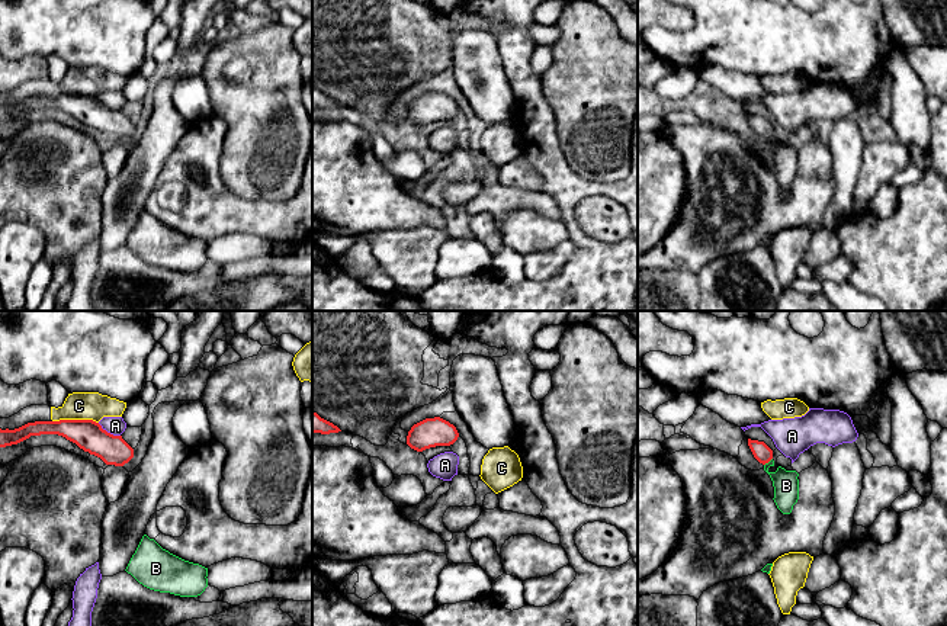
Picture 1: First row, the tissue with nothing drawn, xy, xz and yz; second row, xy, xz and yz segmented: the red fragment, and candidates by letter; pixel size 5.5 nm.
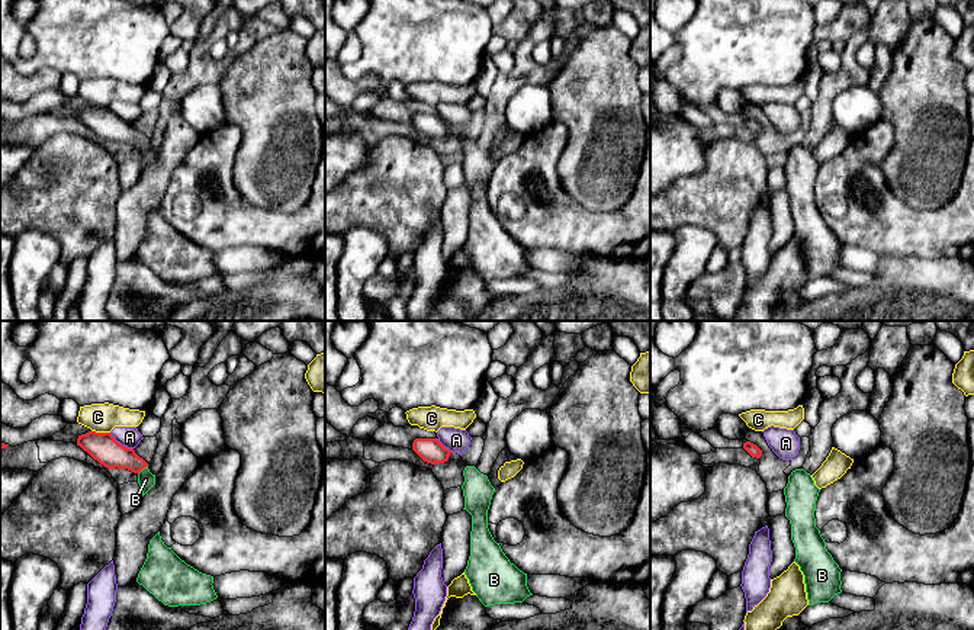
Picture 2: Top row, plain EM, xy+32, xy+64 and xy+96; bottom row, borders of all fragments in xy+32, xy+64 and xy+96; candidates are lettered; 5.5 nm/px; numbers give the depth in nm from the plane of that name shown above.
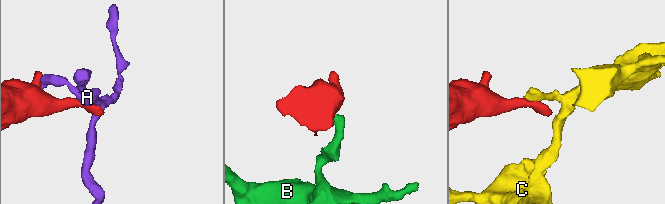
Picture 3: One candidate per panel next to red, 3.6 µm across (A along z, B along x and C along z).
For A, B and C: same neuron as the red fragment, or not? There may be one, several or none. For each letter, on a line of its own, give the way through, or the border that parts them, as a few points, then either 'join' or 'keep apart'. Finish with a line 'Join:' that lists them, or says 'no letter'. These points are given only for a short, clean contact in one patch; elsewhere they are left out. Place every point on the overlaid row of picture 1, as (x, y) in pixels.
A: keep apart
B: way yz (763, 453), (767, 462), (767, 471), (786, 485); join
C: border xy (53, 420), (95, 420), (98, 423); keep apart
Join: B

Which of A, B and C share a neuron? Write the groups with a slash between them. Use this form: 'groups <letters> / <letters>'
groups A / B / C

